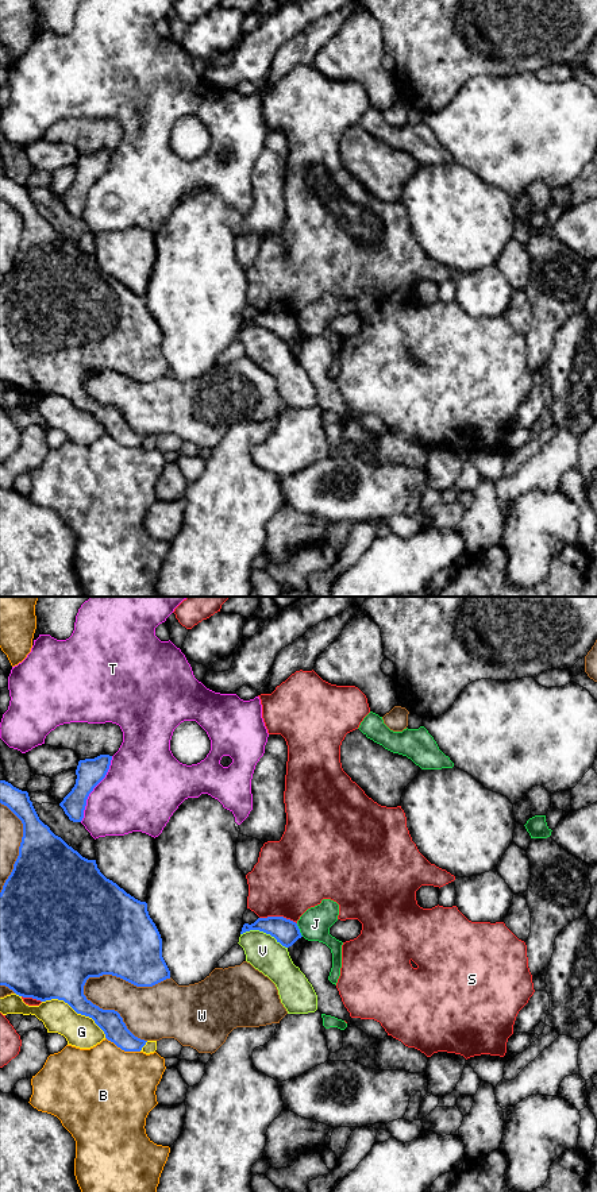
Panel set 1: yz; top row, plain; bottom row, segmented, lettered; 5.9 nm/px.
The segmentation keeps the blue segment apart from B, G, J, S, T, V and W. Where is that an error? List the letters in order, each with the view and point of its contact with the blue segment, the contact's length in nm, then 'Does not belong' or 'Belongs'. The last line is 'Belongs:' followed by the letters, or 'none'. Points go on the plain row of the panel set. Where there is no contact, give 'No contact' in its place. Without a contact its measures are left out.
B: Touches blue at yz (123, 444). Shared border 220 nm. Does not belong
G: Touches blue at yz (76, 407). Shared border 440 nm. Does not belong
J: Touches blue at yz (299, 326). Shared border 90 nm. Does not belong
S: Touches blue at yz (278, 312). Shared border 220 nm. Does not belong
T: Touches blue at yz (93, 182). Shared border 440 nm. Does not belong
V: Touches blue at yz (264, 327). Shared border 300 nm. Does not belong
W: Touches blue at yz (122, 373). Shared border 550 nm. Does not belong
Belongs: none

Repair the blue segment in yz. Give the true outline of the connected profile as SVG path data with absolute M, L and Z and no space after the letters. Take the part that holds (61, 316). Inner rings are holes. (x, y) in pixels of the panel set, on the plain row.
M0 175L0 198L7 201L23 219L23 232L14 265L0 288L0 381L16 390L41 397L58 394L77 409L89 412L104 427L105 433L124 447L140 447L147 436L135 432L115 405L103 405L84 390L89 373L112 370L136 382L153 382L170 374L162 352L162 333L149 310L147 298L127 289L107 274L96 255L82 252L45 220L30 196L28 188Z

